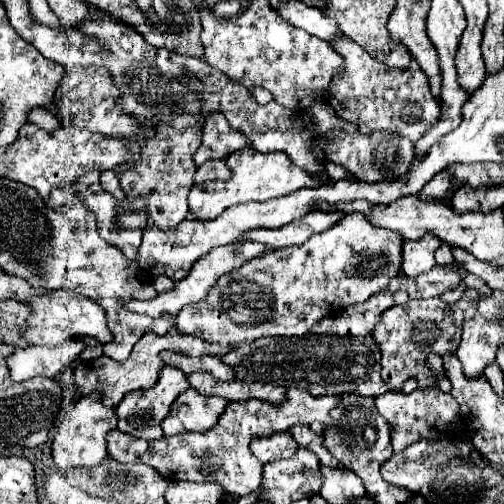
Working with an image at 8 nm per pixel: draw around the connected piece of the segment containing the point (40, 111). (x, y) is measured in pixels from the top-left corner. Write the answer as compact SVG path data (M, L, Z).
M33 108L33 110L29 110L27 120L37 124L39 128L43 128L47 132L53 132L53 130L57 130L61 126L61 122L49 110L45 110L45 108Z

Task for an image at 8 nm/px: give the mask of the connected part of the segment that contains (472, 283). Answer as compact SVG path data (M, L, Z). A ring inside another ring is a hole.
M465 272L465 274L463 274L463 278L467 280L467 286L469 286L469 288L475 288L475 290L481 290L483 294L491 294L491 290L487 288L487 284L485 284L485 282L481 280L481 278L473 276L471 272Z

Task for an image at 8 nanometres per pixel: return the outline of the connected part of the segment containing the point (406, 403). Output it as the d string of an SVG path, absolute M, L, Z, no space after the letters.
M437 384L429 388L417 388L411 394L401 394L401 392L381 394L375 398L375 406L379 414L393 426L393 432L391 432L393 452L401 452L407 446L419 442L421 438L441 440L449 436L459 436L461 442L465 442L467 446L473 446L473 442L469 440L469 434L465 432L465 422L461 420L461 410L457 400L453 400L451 394L441 392Z

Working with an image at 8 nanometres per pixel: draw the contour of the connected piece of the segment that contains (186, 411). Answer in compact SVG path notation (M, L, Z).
M189 388L181 392L179 398L171 404L171 410L161 428L165 436L175 436L183 432L207 432L217 424L227 404L229 400L225 398L205 398L197 390Z

